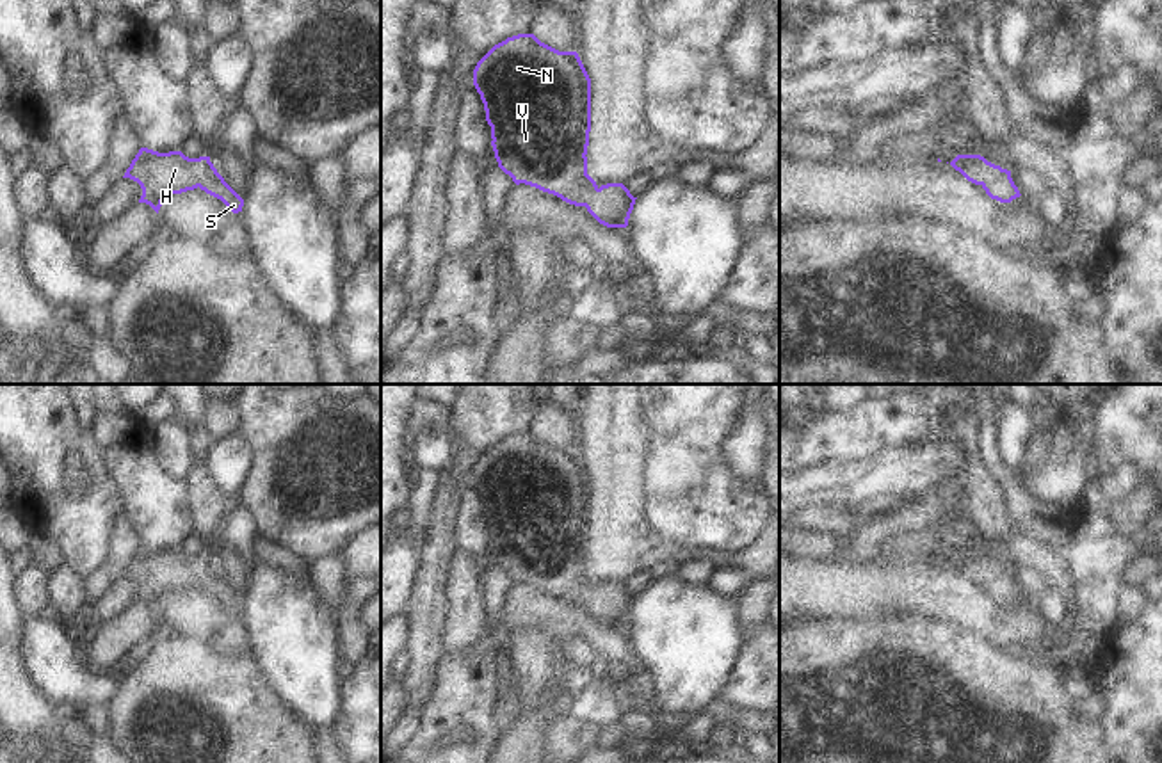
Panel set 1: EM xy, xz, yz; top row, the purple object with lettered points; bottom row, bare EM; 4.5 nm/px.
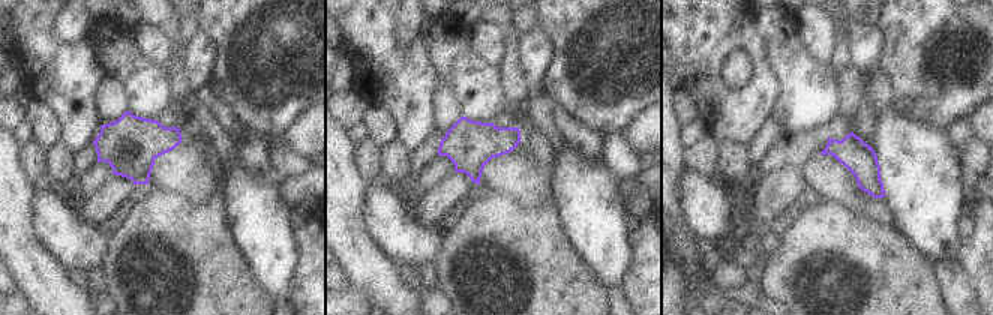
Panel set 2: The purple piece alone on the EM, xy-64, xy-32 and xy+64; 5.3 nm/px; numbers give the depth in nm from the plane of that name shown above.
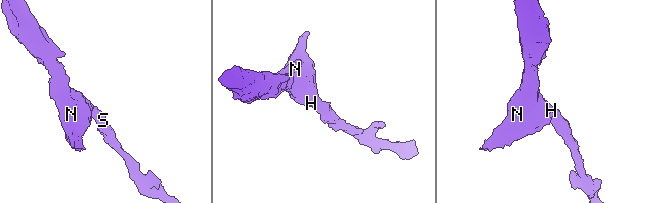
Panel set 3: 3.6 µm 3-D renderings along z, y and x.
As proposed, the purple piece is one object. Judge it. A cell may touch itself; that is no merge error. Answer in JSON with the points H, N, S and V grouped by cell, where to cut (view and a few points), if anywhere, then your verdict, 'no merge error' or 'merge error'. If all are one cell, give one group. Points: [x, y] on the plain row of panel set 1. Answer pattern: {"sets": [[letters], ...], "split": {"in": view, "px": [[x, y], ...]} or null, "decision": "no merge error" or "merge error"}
{"sets": [["H", "N", "S", "V"]], "split": null, "decision": "no merge error"}

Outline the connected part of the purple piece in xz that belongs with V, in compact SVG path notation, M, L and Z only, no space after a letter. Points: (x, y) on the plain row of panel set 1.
M518 432L495 443L475 464L498 566L516 583L525 582L562 599L585 605L607 626L626 626L635 598L623 582L598 585L587 573L591 530L591 477L577 450L559 450L534 432Z

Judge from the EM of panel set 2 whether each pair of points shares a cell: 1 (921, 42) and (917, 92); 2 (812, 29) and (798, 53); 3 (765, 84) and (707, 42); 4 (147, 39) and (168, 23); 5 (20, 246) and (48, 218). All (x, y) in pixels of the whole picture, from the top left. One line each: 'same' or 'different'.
1: same
2: different
3: same
4: different
5: different

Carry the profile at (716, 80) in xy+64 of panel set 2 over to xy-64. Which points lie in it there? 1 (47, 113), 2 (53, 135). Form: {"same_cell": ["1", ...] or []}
{"same_cell": []}

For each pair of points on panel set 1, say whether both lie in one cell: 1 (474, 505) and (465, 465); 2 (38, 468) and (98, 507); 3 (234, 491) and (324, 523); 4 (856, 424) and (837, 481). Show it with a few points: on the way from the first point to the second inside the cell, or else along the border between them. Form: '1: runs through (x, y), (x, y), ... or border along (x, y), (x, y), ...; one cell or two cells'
1: border along (472, 482), (463, 504); two cells
2: runs through (52, 484), (75, 507), (82, 507); one cell
3: border along (257, 454), (257, 463), (241, 502); two cells
4: border along (881, 450), (853, 463), (826, 461), (801, 472); two cells

